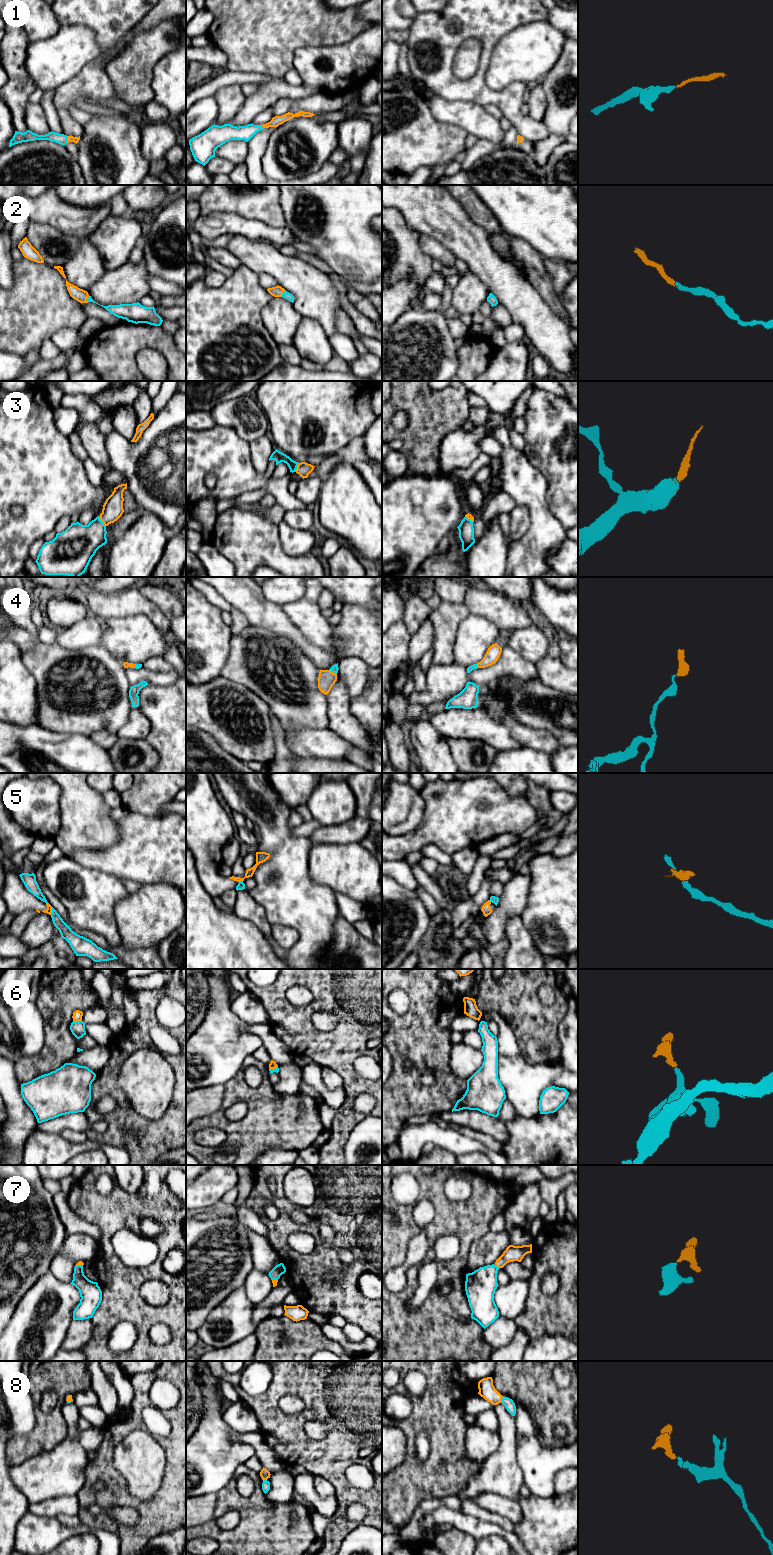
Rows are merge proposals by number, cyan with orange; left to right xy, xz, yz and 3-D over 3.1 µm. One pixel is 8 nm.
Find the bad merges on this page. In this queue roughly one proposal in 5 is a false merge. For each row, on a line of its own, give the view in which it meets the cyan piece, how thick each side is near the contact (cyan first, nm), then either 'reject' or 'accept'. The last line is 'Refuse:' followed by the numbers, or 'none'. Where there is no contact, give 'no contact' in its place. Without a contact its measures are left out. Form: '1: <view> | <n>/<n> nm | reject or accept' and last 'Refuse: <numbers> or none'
1: xy | 80/50 nm | accept
2: xz | 60/90 nm | accept
3: xy | 300/160 nm | accept
4: xz | 60/140 nm | accept
5: xy | 100/50 nm | reject
6: xy | 110/80 nm | reject
7: yz | 260/130 nm | accept
8: yz | 80/130 nm | accept
Refuse: 5, 6

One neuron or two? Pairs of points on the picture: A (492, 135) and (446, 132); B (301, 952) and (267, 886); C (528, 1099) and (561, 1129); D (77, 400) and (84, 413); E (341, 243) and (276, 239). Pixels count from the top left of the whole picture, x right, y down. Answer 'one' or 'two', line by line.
A: two
B: one
C: two
D: one
E: two

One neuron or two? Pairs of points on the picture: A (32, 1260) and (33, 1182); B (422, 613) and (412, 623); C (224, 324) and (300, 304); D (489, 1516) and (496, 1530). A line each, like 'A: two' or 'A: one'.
A: one
B: one
C: two
D: two

